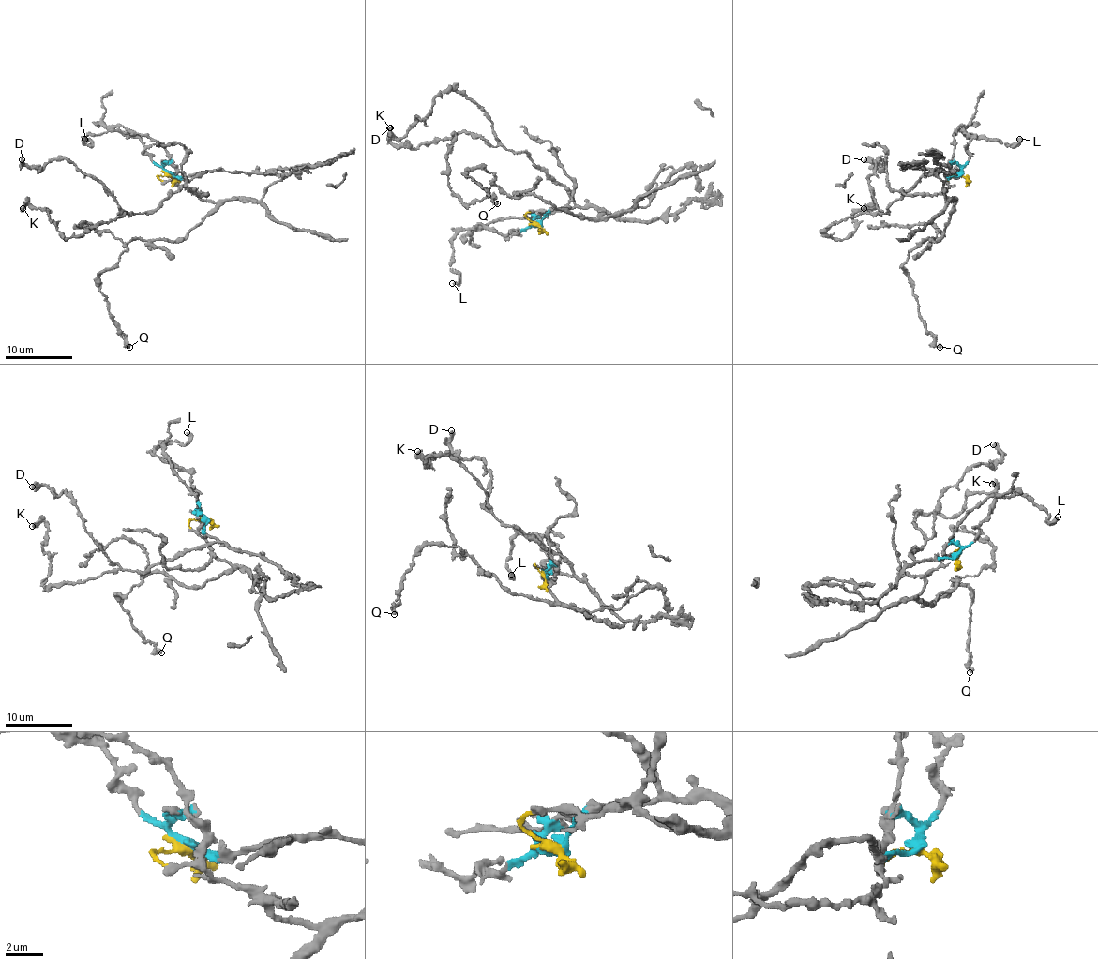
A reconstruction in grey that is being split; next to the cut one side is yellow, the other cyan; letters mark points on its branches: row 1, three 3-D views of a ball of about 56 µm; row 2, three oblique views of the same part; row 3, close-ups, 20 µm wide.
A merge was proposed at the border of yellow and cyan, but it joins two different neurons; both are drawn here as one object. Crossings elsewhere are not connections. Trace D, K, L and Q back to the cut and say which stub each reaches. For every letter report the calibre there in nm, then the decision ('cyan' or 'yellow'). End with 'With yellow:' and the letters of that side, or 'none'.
D: 440 nm | cyan
K: 440 nm | cyan
L: 440 nm | cyan
Q: 360 nm | yellow
With yellow: Q

